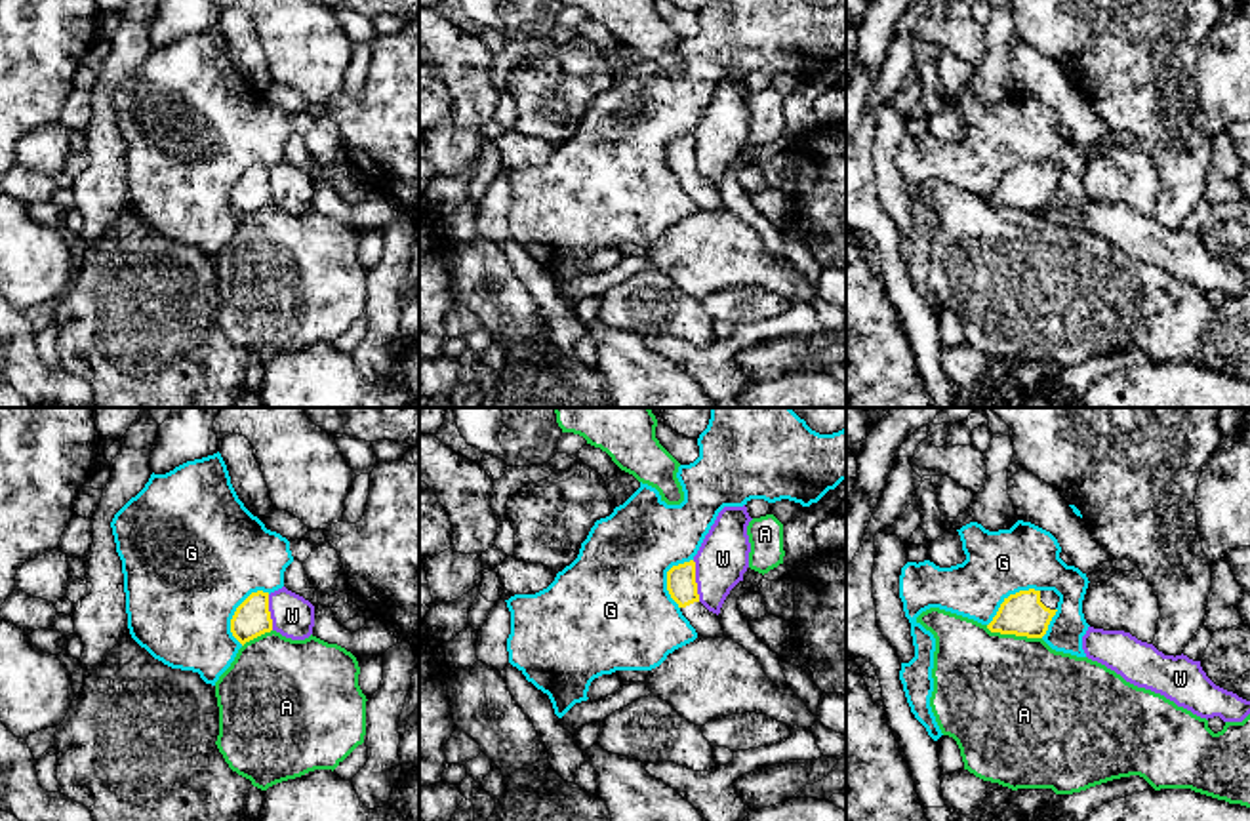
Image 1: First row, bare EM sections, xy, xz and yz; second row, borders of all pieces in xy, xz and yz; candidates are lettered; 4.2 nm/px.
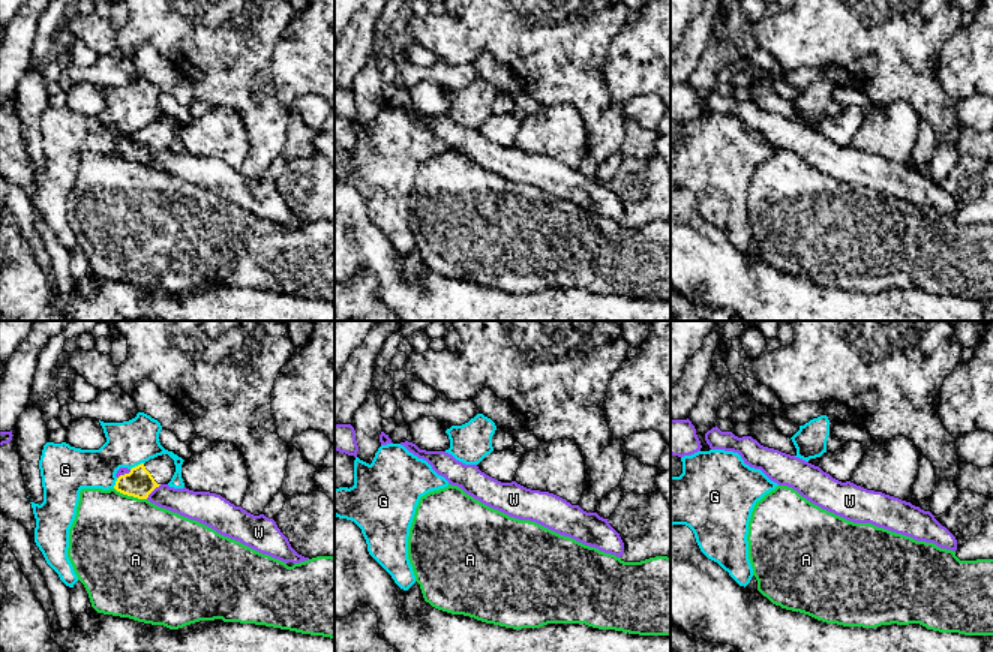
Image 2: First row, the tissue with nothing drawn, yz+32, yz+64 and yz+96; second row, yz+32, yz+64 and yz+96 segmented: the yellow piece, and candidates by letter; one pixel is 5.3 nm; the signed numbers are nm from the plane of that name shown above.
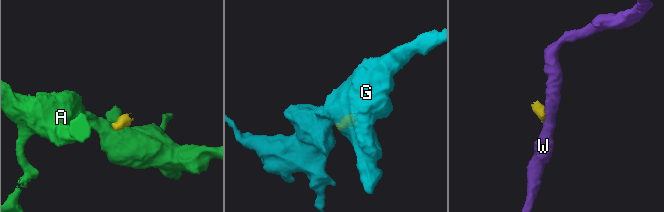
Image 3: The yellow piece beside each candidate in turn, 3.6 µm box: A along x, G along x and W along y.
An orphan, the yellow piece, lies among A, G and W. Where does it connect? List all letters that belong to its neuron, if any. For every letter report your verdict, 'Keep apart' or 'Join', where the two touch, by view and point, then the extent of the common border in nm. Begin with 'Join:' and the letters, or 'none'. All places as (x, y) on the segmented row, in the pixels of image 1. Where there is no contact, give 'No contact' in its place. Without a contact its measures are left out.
Join: none
A: Keep apart. Touches yellow at yz (1014, 633). Shared border 240 nm
G: Keep apart. Touches yellow at xy (237, 610). Shared border 260 nm
W: Keep apart. Touches yellow at xz (694, 581). Shared border 180 nm

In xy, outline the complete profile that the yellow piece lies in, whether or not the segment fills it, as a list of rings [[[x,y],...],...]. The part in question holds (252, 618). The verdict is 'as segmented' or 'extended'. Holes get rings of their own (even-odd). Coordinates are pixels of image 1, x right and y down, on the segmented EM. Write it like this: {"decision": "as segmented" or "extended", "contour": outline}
{"decision": "as segmented", "contour": [[[252,592],[231,619],[232,636],[244,646],[246,642],[271,632],[272,619],[269,611],[269,592]]]}

